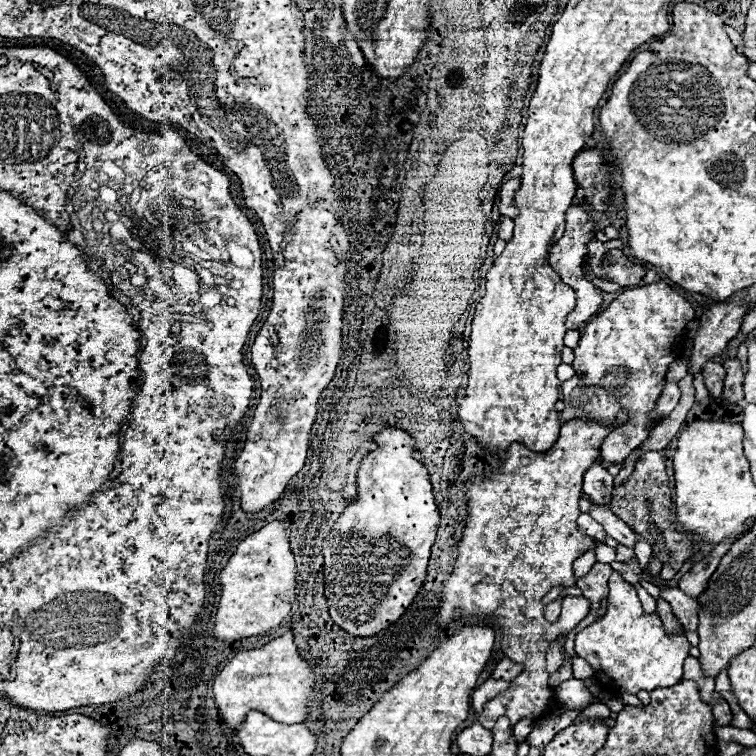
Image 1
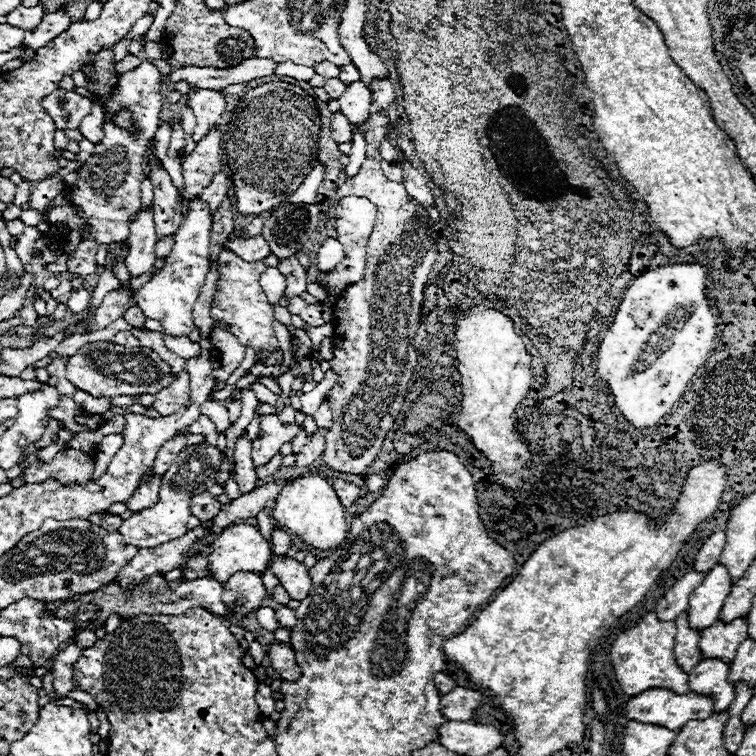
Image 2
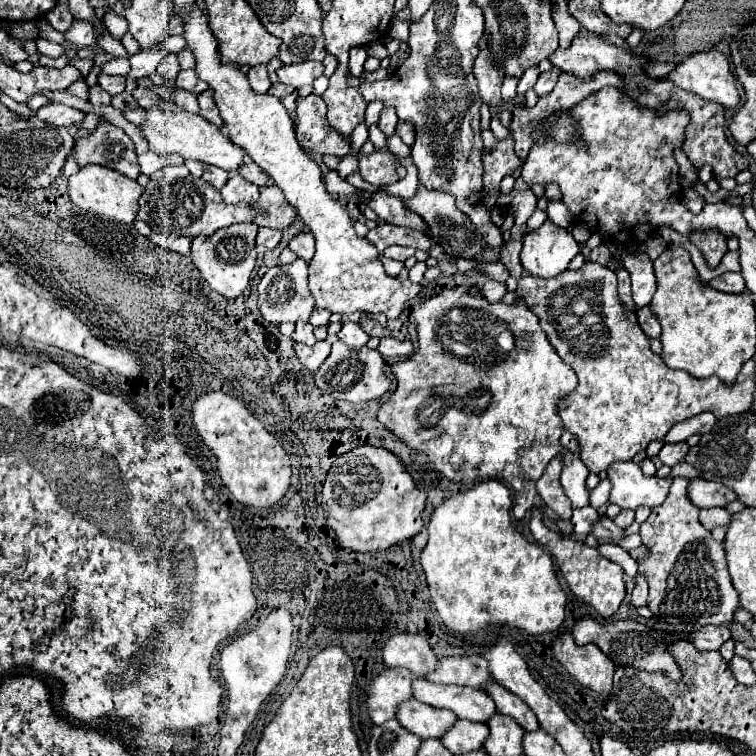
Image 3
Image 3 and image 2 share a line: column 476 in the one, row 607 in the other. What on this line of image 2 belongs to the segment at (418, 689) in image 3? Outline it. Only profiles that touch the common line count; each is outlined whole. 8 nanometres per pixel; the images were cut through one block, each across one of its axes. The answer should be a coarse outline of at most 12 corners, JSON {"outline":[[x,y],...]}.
{"outline":[[716,564],[690,594],[690,626],[718,620],[732,578]]}

